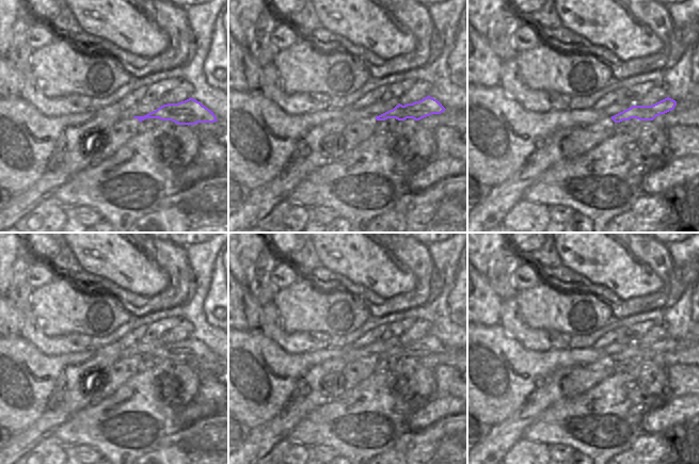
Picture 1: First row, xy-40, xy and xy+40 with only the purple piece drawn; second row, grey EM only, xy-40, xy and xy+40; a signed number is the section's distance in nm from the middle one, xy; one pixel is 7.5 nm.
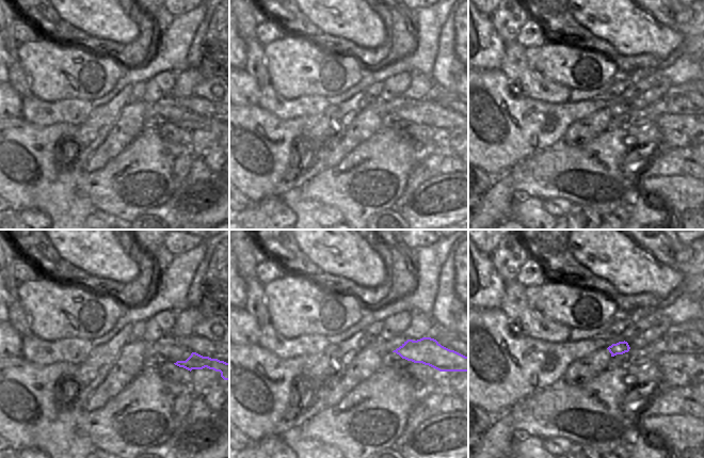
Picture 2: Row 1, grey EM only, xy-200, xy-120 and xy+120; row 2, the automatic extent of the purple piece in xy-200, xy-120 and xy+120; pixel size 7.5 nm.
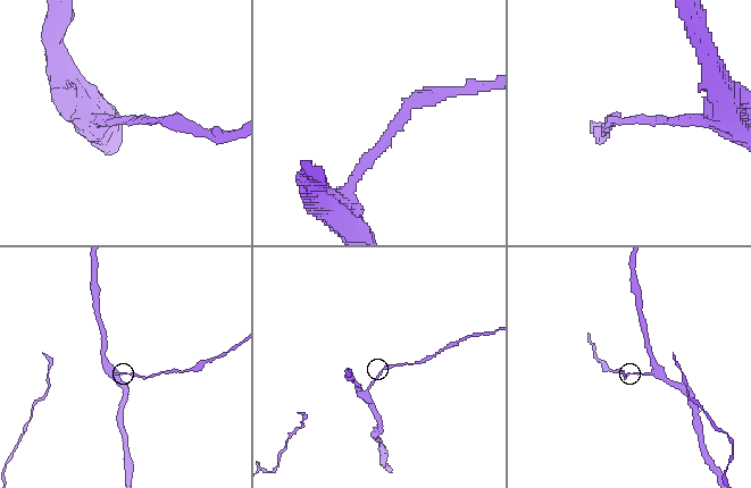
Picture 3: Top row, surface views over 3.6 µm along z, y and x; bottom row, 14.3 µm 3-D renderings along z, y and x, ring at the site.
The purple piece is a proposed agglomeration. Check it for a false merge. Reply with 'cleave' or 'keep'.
keep

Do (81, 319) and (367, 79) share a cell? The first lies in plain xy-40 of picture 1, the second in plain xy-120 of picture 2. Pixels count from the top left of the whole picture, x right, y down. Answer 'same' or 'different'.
different

